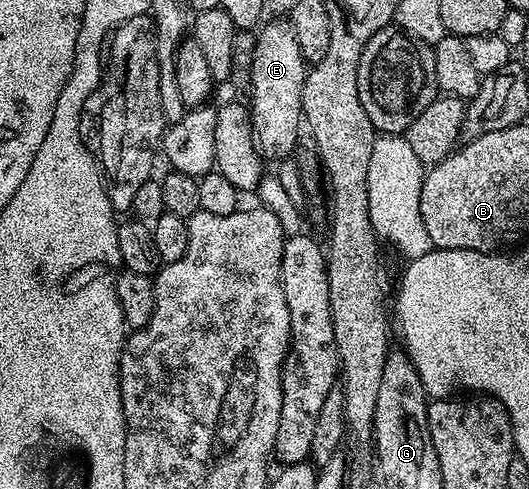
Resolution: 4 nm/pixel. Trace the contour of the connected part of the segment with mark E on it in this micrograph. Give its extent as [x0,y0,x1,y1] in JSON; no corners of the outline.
[249,19,309,161]

